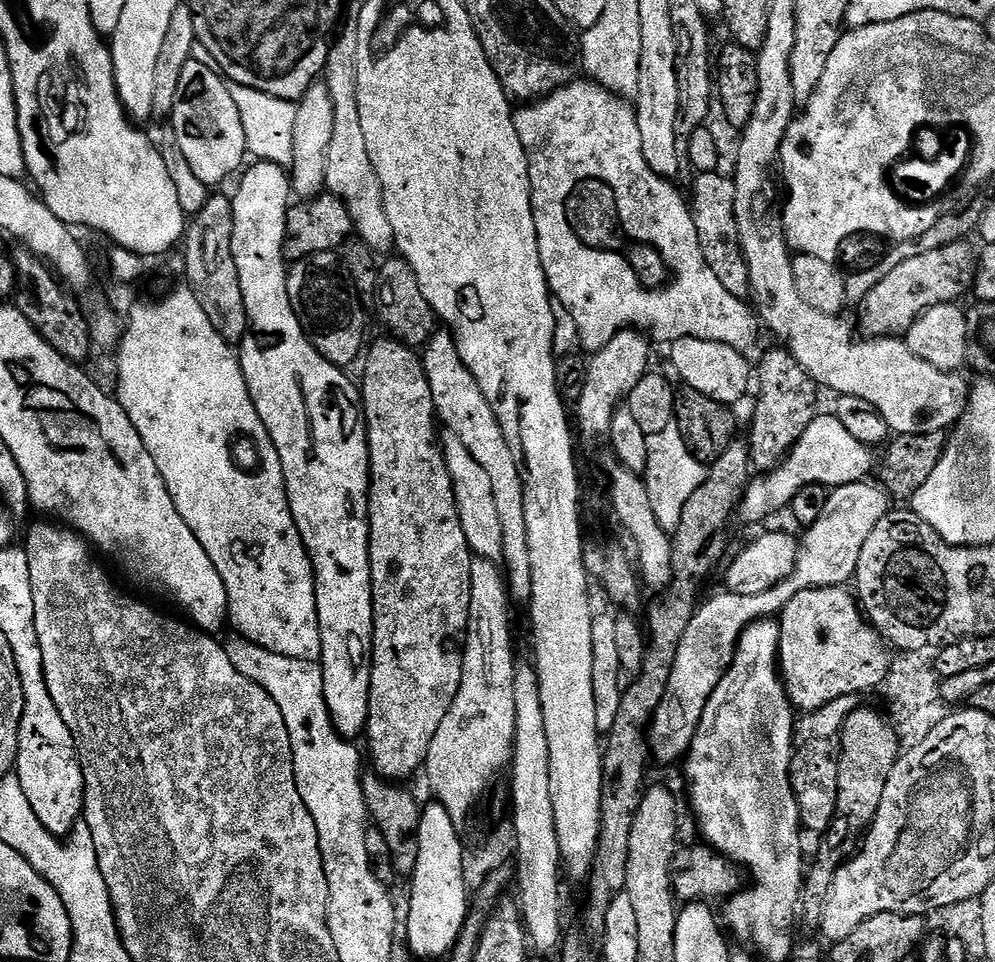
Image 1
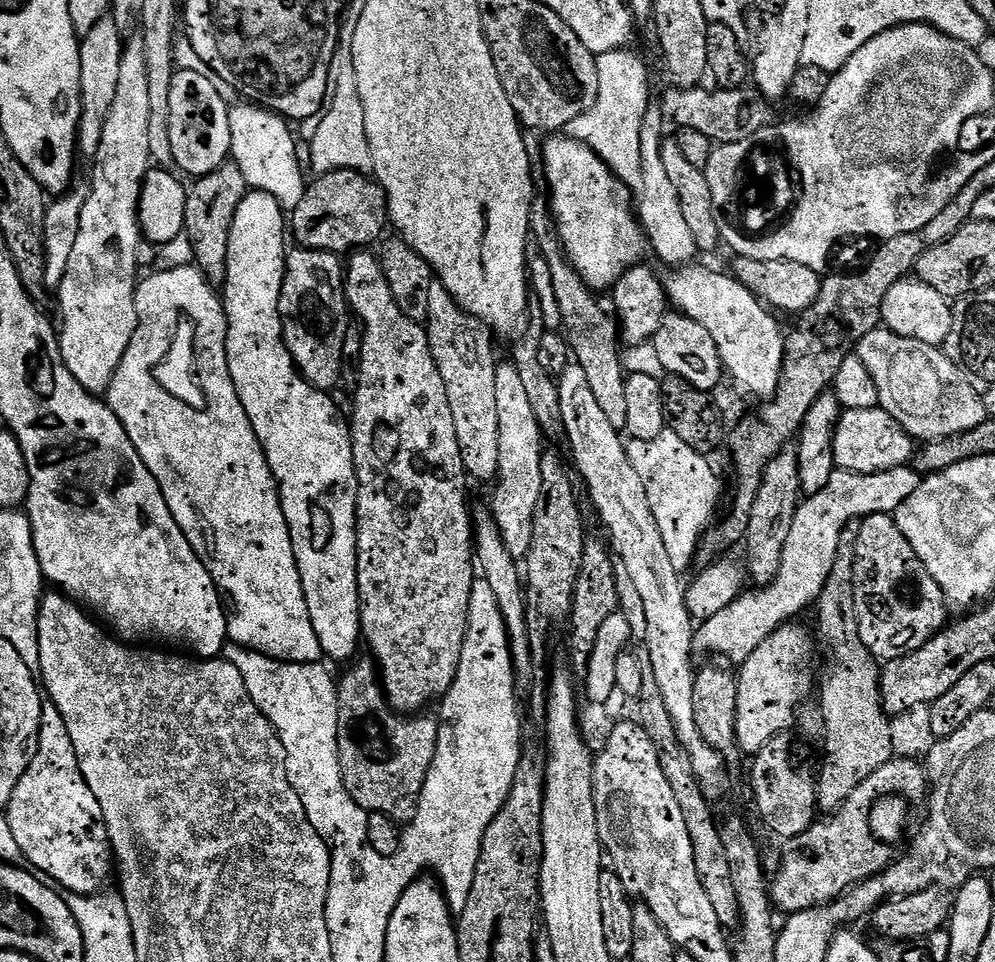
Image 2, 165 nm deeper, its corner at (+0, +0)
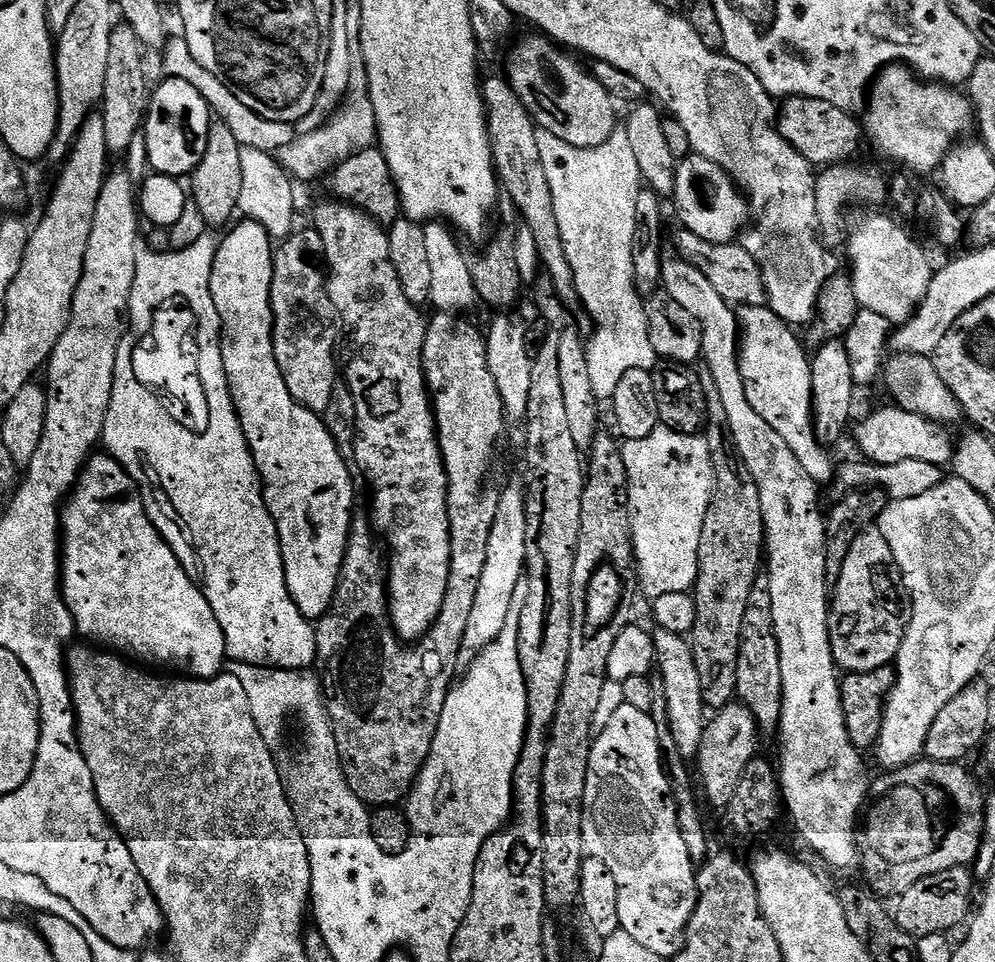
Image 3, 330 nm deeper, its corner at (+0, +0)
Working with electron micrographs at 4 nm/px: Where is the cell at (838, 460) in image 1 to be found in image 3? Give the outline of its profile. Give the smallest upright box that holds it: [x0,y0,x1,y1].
[856,406,954,466]

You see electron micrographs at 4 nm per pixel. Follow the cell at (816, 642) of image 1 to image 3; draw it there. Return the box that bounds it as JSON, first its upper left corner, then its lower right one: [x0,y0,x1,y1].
[694,702,758,810]

